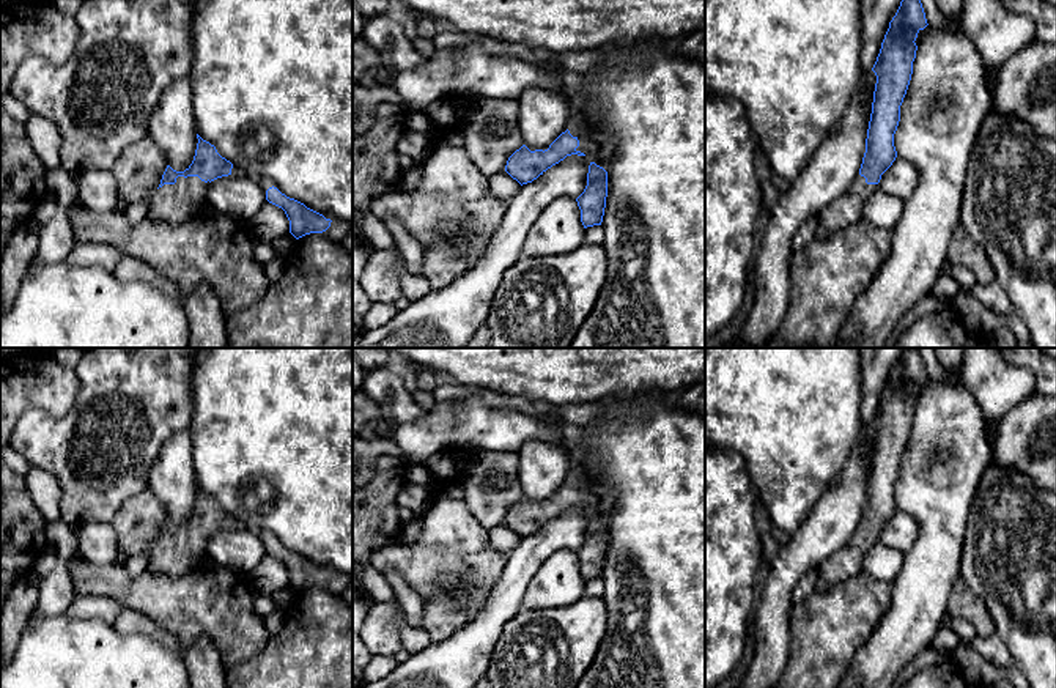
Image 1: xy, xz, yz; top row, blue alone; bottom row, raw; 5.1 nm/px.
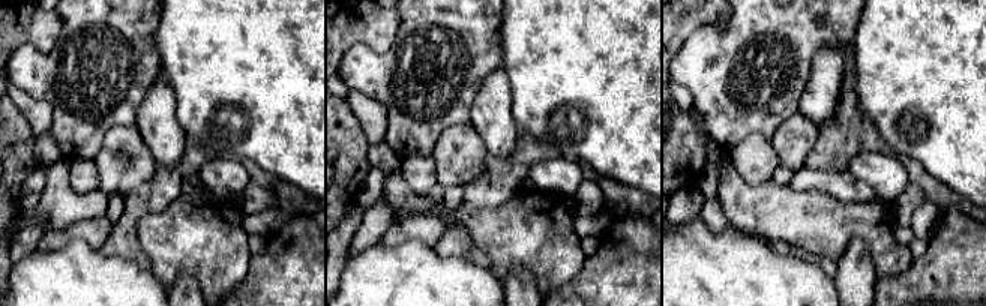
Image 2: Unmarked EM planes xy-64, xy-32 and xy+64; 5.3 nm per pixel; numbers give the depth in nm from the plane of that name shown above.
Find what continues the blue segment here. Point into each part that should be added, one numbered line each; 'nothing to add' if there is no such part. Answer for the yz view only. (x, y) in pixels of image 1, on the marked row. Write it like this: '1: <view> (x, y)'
1: yz (849, 208)

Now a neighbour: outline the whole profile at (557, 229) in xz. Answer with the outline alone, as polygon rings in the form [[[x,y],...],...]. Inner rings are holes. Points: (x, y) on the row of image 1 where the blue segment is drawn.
[[[554,198],[535,219],[521,255],[548,257],[570,253],[584,244],[584,225],[576,198]]]

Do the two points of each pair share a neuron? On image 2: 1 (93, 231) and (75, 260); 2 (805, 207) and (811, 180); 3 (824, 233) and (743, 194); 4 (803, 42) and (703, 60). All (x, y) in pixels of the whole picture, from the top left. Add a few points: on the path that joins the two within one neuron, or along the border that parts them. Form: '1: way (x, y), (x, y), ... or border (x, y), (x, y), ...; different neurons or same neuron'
1: border (51, 251), (84, 240), (99, 252); different neurons
2: border (788, 183), (797, 191), (824, 191), (842, 200); different neurons
3: way (805, 219), (763, 210); same neuron
4: way (778, 29), (752, 30), (728, 54); same neuron

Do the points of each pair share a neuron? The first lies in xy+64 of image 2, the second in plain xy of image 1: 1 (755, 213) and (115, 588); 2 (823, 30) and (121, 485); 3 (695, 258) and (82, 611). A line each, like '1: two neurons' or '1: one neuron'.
1: one neuron
2: one neuron
3: two neurons

